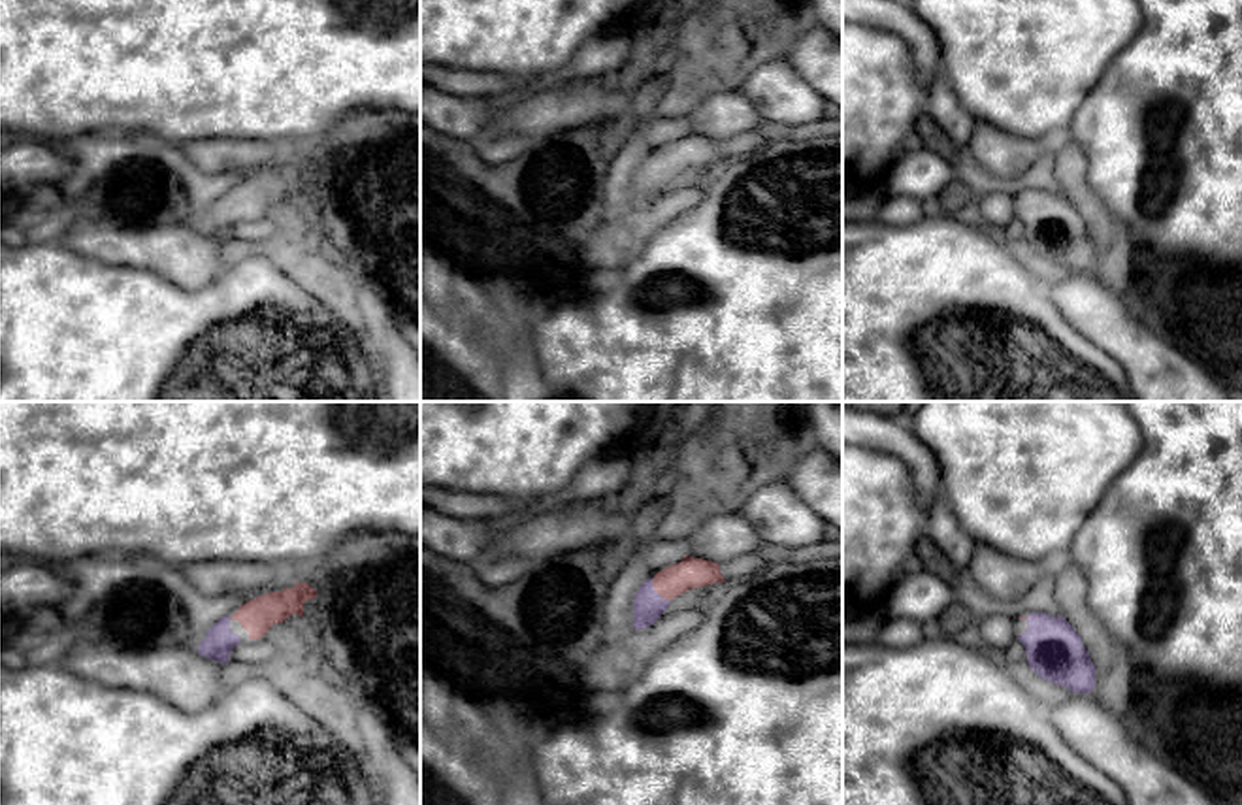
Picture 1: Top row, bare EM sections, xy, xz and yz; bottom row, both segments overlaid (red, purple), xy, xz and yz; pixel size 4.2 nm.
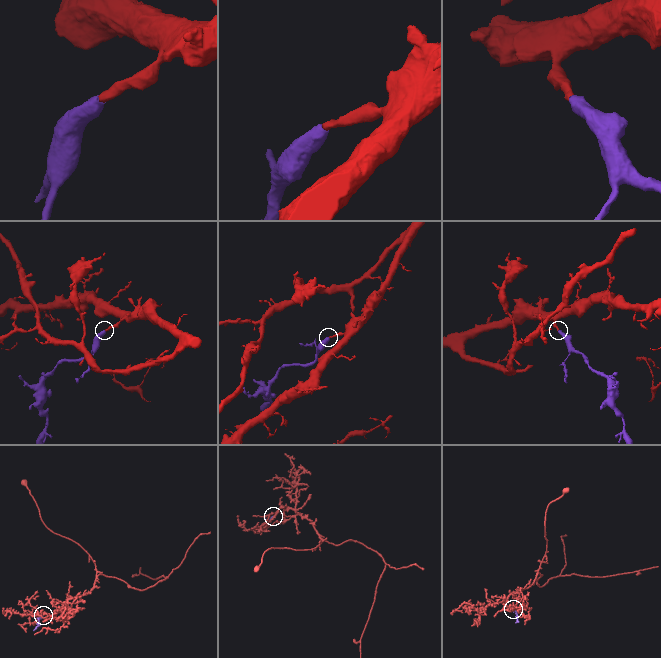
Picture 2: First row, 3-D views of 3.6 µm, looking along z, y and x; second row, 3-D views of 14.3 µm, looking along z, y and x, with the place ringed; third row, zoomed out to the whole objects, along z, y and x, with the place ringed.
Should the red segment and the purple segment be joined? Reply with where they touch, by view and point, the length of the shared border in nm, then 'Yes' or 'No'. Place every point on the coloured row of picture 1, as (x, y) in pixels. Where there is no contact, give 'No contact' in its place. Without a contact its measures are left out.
Touches red at xz (658, 592). Shared border 120 nm. Yes

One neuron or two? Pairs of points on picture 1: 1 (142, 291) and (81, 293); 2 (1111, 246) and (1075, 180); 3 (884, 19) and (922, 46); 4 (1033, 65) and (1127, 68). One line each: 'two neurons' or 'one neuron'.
1: one neuron
2: one neuron
3: one neuron
4: two neurons

